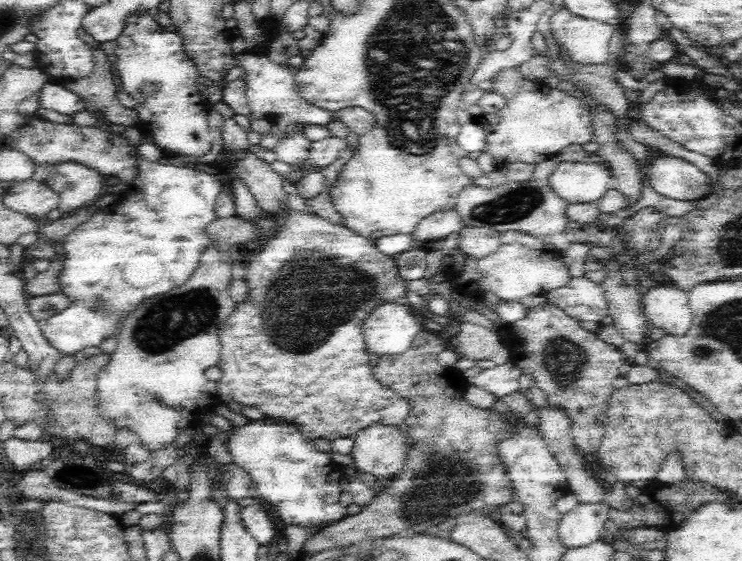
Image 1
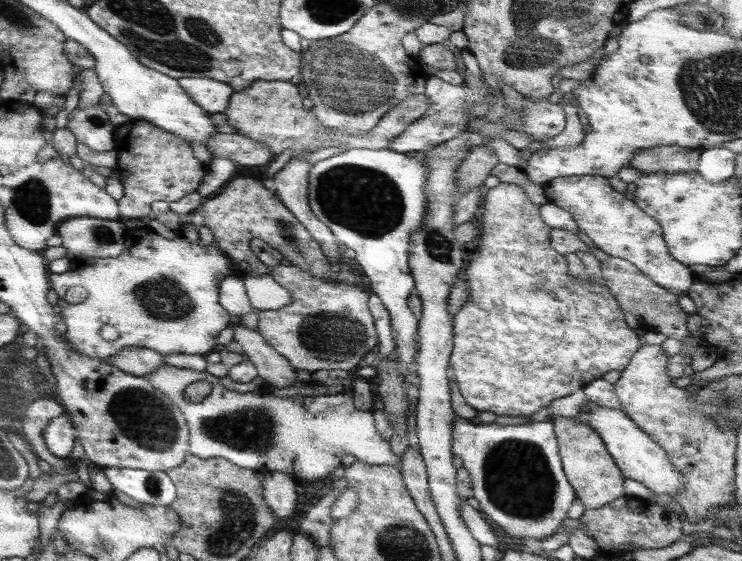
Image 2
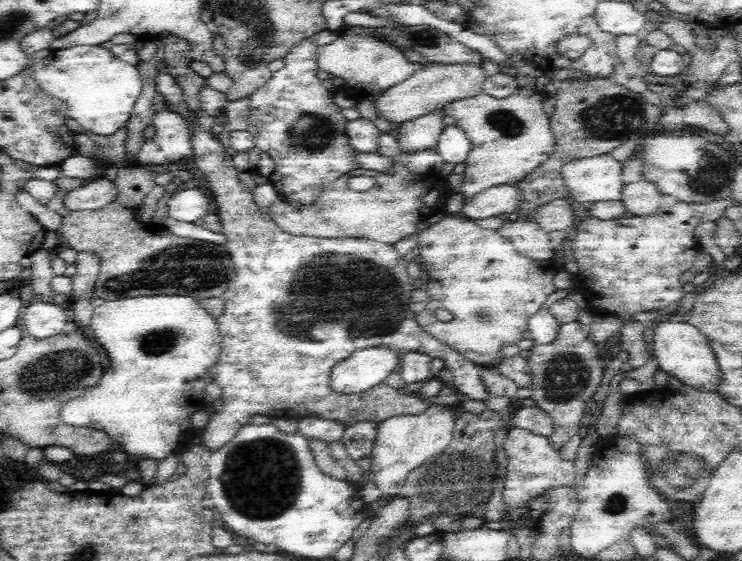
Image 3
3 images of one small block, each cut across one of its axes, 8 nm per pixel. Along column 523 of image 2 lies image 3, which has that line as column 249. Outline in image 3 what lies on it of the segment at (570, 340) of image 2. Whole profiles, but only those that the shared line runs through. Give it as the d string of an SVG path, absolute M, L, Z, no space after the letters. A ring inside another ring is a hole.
M157 69L155 76L155 87L160 96L163 96L166 99L166 102L172 110L177 111L177 113L189 124L189 129L191 130L191 149L192 149L192 160L196 164L196 168L199 172L202 172L206 182L208 182L208 188L210 192L214 194L213 200L218 204L218 213L217 217L220 219L222 224L222 235L227 239L226 250L231 255L231 262L233 268L235 269L236 275L234 279L228 283L227 290L224 292L224 295L221 297L222 303L224 303L224 310L222 315L215 319L217 324L217 329L220 337L220 350L218 353L218 358L216 358L216 364L212 364L212 368L208 368L208 375L212 377L212 381L216 382L221 390L221 398L224 399L220 410L216 411L209 419L205 427L203 428L202 434L202 445L208 447L209 449L217 449L225 444L228 444L235 436L240 432L241 428L244 428L250 420L250 416L254 414L262 414L264 416L269 416L272 418L285 418L290 419L291 417L299 418L300 415L304 416L304 413L308 412L317 412L319 418L328 419L328 420L338 420L344 421L346 426L350 426L352 423L362 419L372 419L376 423L380 423L386 419L392 418L393 416L416 416L417 414L422 414L431 404L432 401L427 399L421 399L415 394L405 394L402 395L396 392L396 389L392 388L389 385L385 385L383 382L362 392L362 394L334 394L329 389L330 374L332 372L332 366L336 366L338 362L342 362L345 359L351 358L352 354L356 350L366 350L368 348L383 346L392 352L397 352L397 354L404 355L409 352L419 352L420 354L425 354L430 356L430 359L440 359L444 363L446 369L452 371L452 376L454 381L453 385L460 395L466 395L467 397L474 398L476 400L484 400L488 397L487 390L485 389L482 379L480 379L480 367L472 362L469 362L466 358L463 358L461 354L458 354L455 350L452 350L449 346L446 346L439 340L428 336L416 322L416 314L412 312L409 308L410 298L412 292L414 291L413 279L410 277L410 274L407 272L407 267L409 266L406 263L406 260L396 253L396 249L393 248L390 244L383 244L382 242L370 241L367 239L354 239L354 238L316 238L316 237L302 237L302 236L293 236L284 233L269 217L269 214L262 214L255 205L253 201L253 196L248 192L246 187L240 182L239 175L234 168L232 162L232 155L228 155L225 151L224 145L216 138L214 133L206 131L200 123L198 123L198 113L194 109L190 109L186 103L184 103L184 93L180 88L179 83L176 82L176 79L169 75L165 70ZM326 342L338 342L338 346L326 346Z

